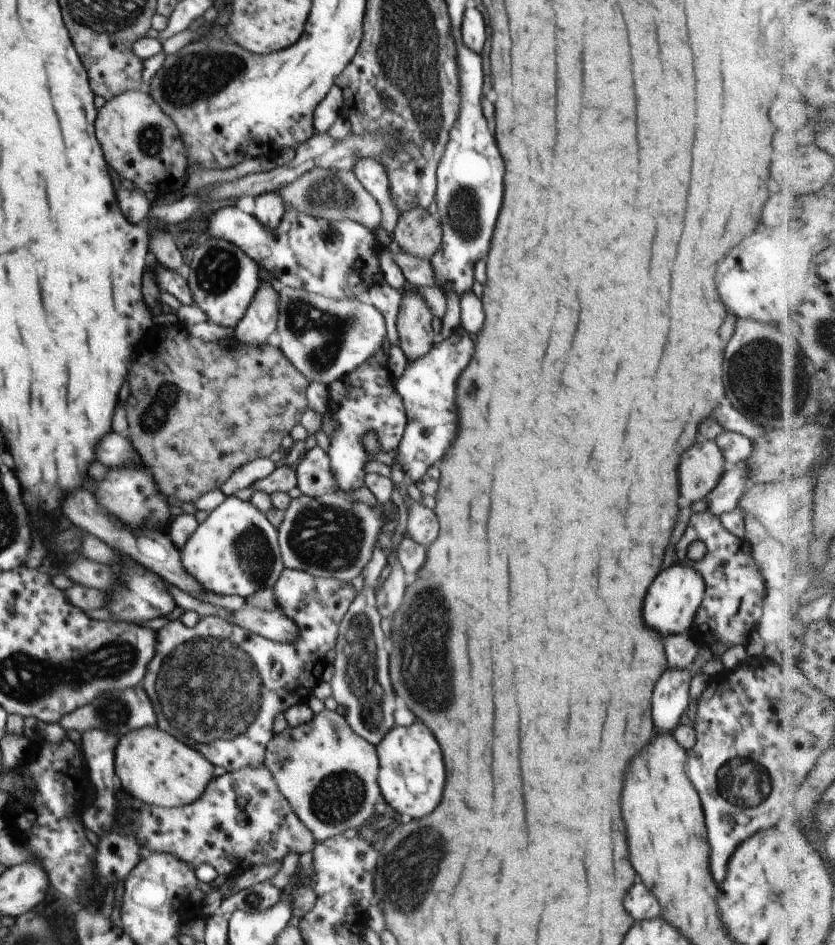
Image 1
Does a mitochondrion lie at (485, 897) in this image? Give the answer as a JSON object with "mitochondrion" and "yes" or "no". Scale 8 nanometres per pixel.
{"mitochondrion":"no"}

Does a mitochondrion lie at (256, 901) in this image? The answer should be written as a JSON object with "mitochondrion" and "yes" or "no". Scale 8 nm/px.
{"mitochondrion":"yes"}

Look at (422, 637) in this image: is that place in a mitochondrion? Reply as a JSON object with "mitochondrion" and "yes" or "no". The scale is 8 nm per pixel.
{"mitochondrion":"yes"}

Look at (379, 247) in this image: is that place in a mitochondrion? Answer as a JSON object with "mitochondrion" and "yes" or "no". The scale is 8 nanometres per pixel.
{"mitochondrion":"no"}

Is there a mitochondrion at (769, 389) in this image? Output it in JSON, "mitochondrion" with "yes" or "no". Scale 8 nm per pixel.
{"mitochondrion":"yes"}

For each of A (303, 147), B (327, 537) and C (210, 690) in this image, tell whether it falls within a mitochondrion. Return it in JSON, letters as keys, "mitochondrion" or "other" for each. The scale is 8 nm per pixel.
{"A":"other","B":"mitochondrion","C":"mitochondrion"}

